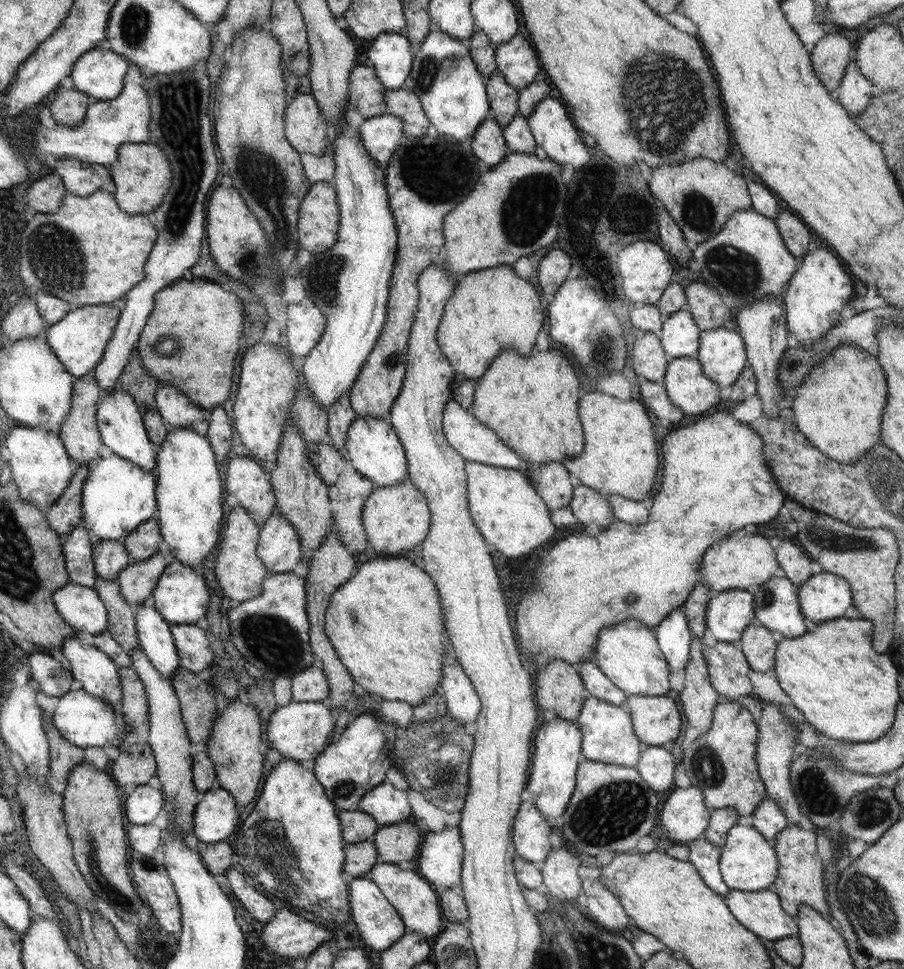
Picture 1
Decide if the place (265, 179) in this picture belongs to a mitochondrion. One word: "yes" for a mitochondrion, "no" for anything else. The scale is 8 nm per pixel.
yes

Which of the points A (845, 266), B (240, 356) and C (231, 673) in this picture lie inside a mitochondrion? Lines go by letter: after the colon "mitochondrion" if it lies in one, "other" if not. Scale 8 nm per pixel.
A: other
B: other
C: mitochondrion

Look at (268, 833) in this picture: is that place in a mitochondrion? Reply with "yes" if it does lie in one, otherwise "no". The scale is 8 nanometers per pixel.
yes

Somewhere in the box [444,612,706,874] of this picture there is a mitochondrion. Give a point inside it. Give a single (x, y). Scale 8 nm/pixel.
(613, 812)

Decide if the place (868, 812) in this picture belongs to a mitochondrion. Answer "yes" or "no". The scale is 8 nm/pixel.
yes

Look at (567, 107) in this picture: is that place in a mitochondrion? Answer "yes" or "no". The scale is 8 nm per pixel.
no

